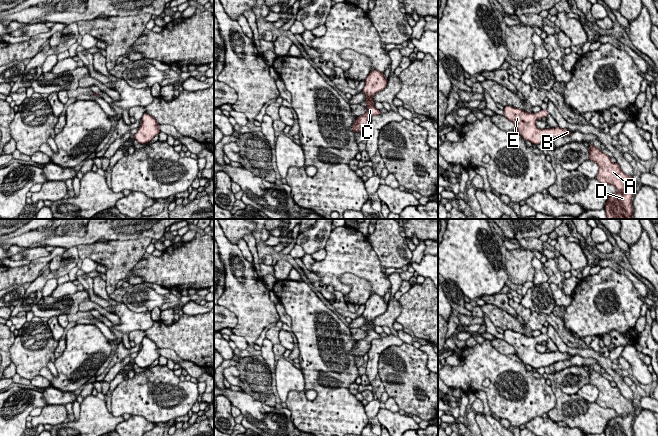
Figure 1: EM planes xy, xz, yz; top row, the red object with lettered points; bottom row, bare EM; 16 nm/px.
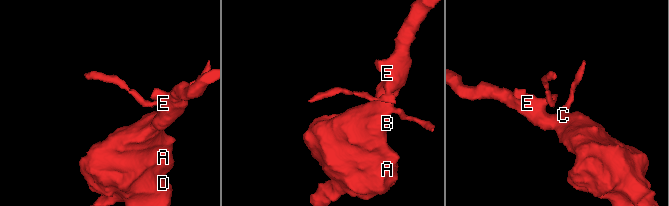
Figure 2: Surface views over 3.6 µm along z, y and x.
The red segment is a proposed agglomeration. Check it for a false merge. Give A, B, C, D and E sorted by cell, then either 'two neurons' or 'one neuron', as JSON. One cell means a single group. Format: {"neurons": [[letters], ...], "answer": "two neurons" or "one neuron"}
{"neurons": [["A", "B", "C", "D", "E"]], "answer": "one neuron"}

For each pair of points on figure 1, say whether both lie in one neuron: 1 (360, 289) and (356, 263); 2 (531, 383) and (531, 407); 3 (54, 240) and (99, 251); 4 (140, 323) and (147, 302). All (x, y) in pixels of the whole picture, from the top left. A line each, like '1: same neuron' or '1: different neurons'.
1: different neurons
2: same neuron
3: different neurons
4: different neurons

